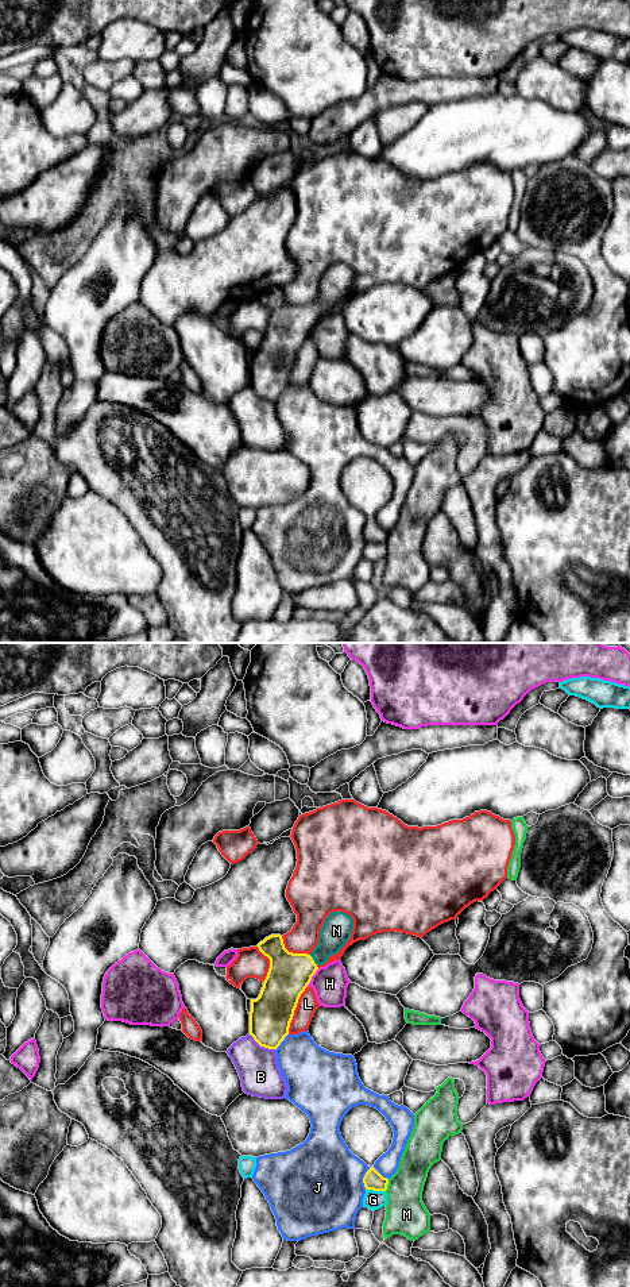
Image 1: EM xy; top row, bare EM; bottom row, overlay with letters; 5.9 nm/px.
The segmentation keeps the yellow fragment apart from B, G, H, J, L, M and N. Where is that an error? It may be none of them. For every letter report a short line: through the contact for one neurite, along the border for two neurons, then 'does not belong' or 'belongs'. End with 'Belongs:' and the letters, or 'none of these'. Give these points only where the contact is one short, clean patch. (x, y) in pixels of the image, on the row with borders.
B: does not belong
G: does not belong
H: does not belong
J: does not belong
L: does not belong
M: line xy (389, 1179), (385, 1190); does not belong
N: line xy (289, 974), (313, 960), (328, 946), (336, 931); belongs
Belongs: N

